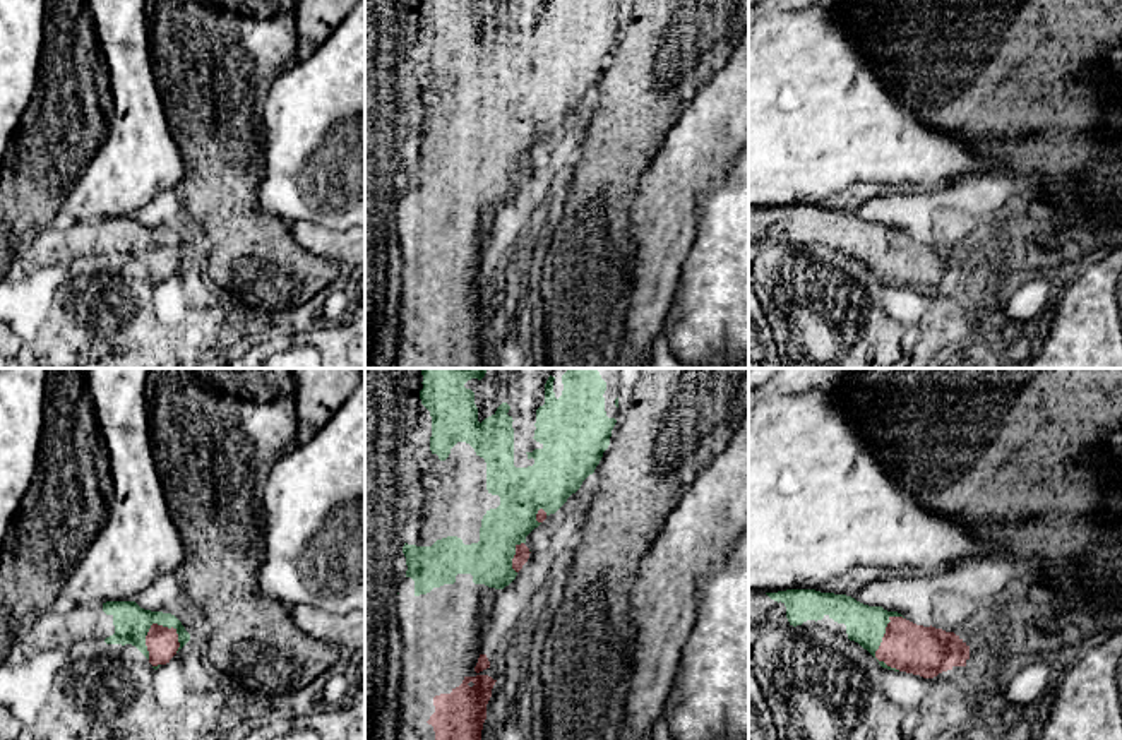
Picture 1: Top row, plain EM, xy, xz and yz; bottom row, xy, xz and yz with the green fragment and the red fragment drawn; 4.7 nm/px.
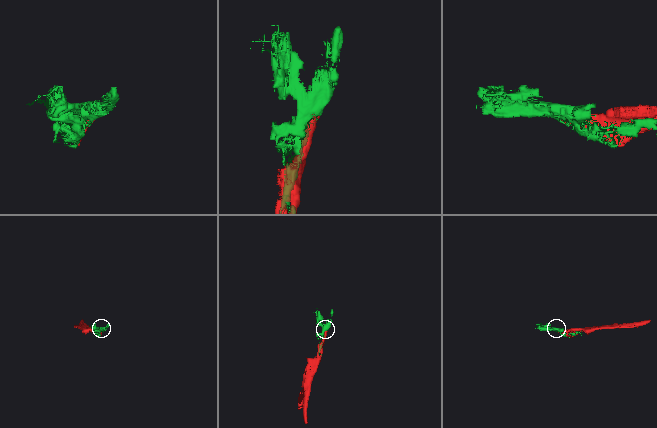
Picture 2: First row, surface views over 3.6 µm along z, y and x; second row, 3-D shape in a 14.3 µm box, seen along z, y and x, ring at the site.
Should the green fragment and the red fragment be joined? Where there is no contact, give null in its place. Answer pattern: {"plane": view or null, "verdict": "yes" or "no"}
{"plane": "xy", "verdict": "yes"}

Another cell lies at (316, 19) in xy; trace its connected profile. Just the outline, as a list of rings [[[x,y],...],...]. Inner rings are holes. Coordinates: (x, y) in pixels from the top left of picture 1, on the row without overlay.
[[[295,0],[296,57],[310,58],[358,0]]]

